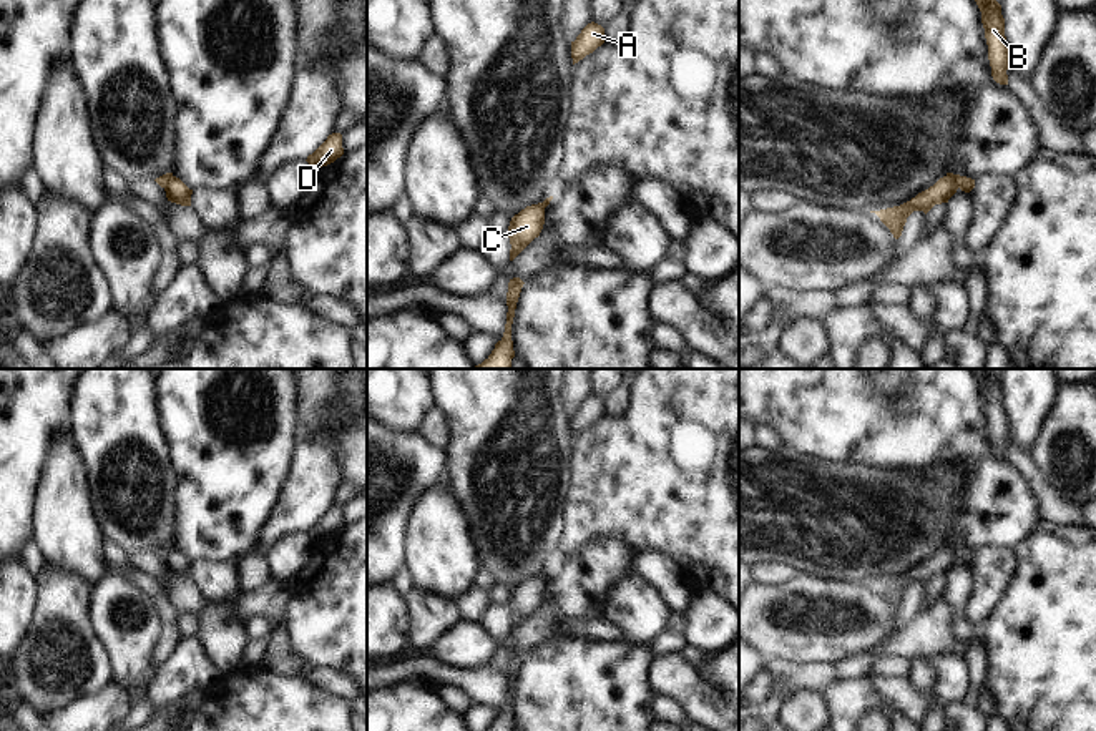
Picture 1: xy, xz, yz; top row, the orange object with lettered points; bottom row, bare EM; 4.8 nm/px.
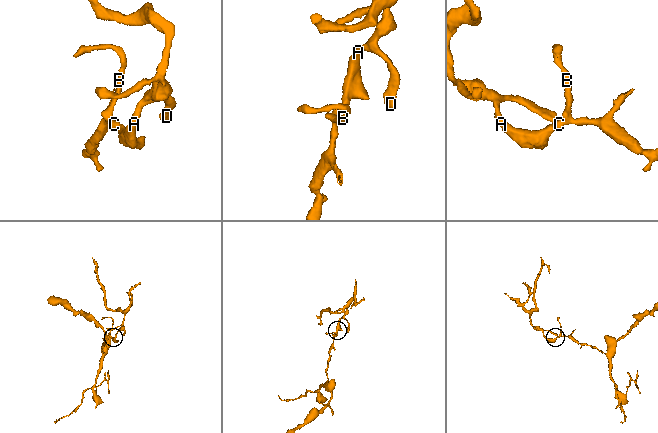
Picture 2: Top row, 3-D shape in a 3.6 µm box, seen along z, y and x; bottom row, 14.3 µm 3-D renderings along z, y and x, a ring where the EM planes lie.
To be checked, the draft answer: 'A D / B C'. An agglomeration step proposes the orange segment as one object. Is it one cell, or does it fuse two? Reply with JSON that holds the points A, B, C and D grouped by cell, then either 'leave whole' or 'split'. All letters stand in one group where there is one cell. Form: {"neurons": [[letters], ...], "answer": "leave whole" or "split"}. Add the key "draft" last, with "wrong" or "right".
{"neurons": [["A", "D"], ["B", "C"]], "answer": "split", "draft": "right"}

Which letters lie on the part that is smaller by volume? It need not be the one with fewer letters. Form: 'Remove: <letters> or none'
Remove: A, D.

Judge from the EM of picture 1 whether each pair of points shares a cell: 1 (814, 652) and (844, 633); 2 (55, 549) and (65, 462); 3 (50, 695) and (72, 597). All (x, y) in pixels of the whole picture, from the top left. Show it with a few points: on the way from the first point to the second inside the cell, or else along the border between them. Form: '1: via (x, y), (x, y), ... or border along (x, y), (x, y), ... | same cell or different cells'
1: via (821, 645), (832, 633), (837, 633) | same cell
2: via (62, 527), (62, 484) | same cell
3: via (50, 670), (60, 657), (62, 622) | same cell

